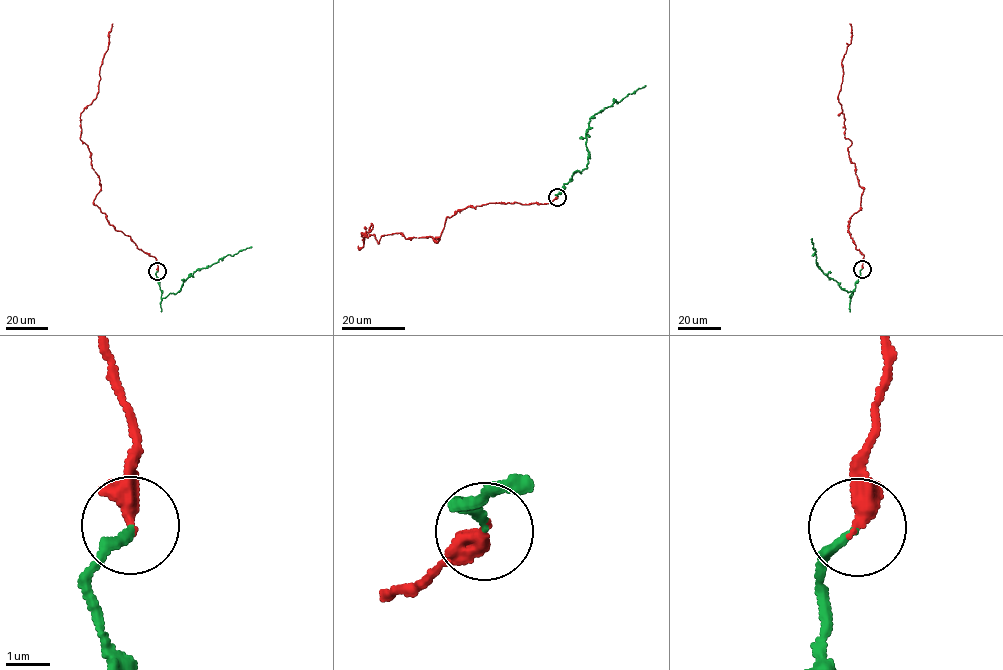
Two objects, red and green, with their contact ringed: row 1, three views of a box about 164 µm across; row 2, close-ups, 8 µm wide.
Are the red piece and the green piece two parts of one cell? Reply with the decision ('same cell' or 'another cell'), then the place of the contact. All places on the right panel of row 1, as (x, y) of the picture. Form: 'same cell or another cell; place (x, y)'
same cell; place (862, 269)

